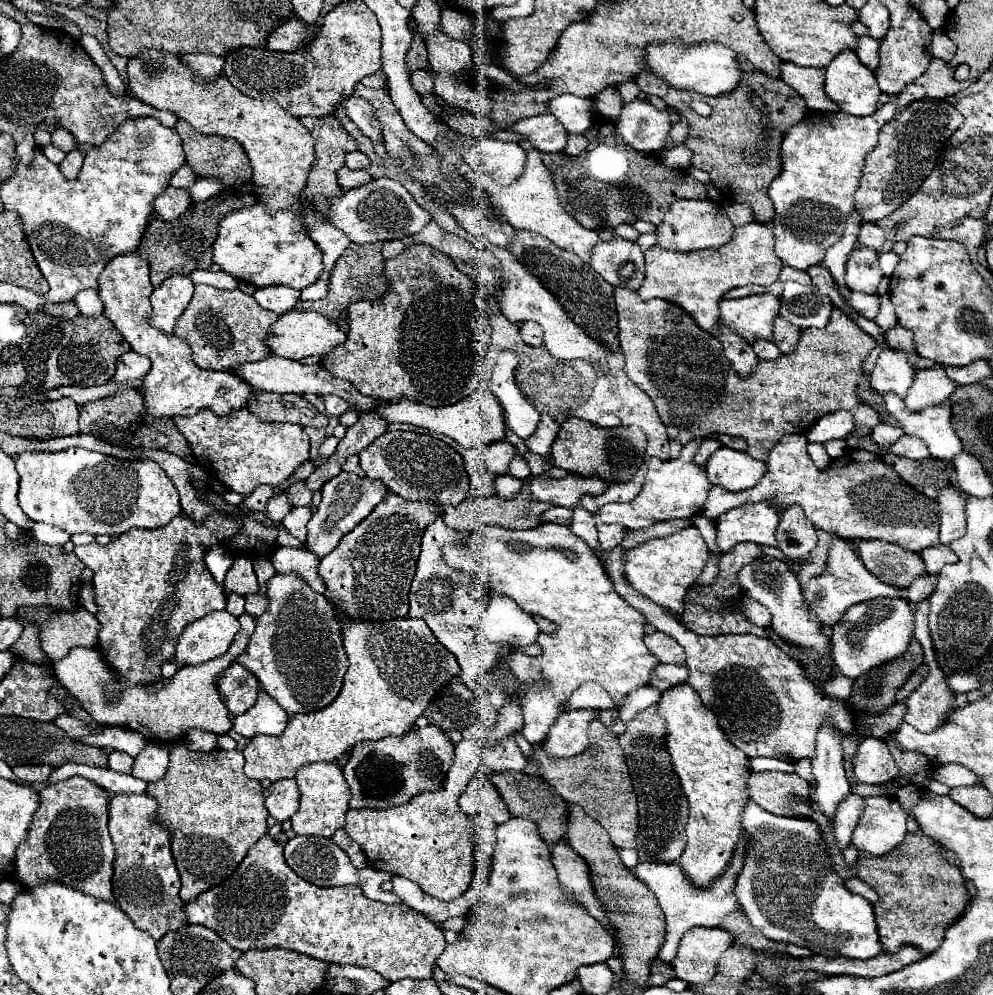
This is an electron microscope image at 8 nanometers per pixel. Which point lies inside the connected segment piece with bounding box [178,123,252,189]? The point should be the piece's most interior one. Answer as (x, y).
(207, 155)

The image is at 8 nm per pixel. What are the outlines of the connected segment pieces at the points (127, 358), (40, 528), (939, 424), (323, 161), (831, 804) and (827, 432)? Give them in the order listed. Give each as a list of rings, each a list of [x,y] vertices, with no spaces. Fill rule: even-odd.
[[[128,351],[116,361],[114,381],[124,385],[124,383],[130,383],[134,379],[142,379],[148,371],[150,371],[150,359],[142,357],[136,351]]]
[[[36,523],[32,527],[32,535],[42,541],[42,543],[48,543],[48,545],[64,545],[70,541],[70,535],[62,529],[56,529],[56,527],[50,527],[46,523]]]
[[[896,393],[884,395],[884,403],[890,415],[894,415],[900,421],[906,435],[916,435],[926,441],[932,457],[952,461],[962,451],[960,439],[950,425],[948,403],[922,409],[920,413],[908,411],[904,399],[896,397]]]
[[[326,115],[326,117],[302,117],[300,121],[304,123],[304,127],[312,133],[312,137],[316,141],[316,159],[314,159],[310,175],[308,175],[308,185],[300,193],[298,203],[300,205],[302,203],[316,205],[316,211],[324,213],[324,217],[326,217],[328,215],[328,199],[342,193],[342,189],[340,189],[340,185],[336,181],[336,171],[340,167],[344,167],[344,155],[350,153],[350,151],[356,151],[358,143],[356,143],[356,139],[352,139],[344,131],[344,127],[340,125],[340,121],[336,117],[332,117],[332,115]]]
[[[824,725],[816,737],[816,757],[812,759],[812,773],[816,777],[812,799],[820,811],[832,821],[838,805],[850,795],[850,783],[842,765],[842,733]]]
[[[836,411],[825,415],[812,425],[806,439],[810,443],[826,443],[832,439],[846,439],[854,427],[854,417],[848,411]]]

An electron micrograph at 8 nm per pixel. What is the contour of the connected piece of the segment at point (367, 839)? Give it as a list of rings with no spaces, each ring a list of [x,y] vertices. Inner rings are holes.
[[[460,741],[446,781],[436,791],[424,791],[400,807],[350,809],[346,813],[344,831],[366,853],[372,869],[406,877],[424,893],[442,901],[452,901],[470,887],[474,875],[474,823],[462,813],[458,797],[480,769],[480,751],[482,747],[476,741]]]

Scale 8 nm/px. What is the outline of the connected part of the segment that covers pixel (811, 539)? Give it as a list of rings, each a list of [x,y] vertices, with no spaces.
[[[792,505],[784,515],[780,517],[780,525],[776,529],[778,549],[786,555],[792,563],[804,563],[812,549],[816,547],[816,529],[806,519],[800,505]]]

